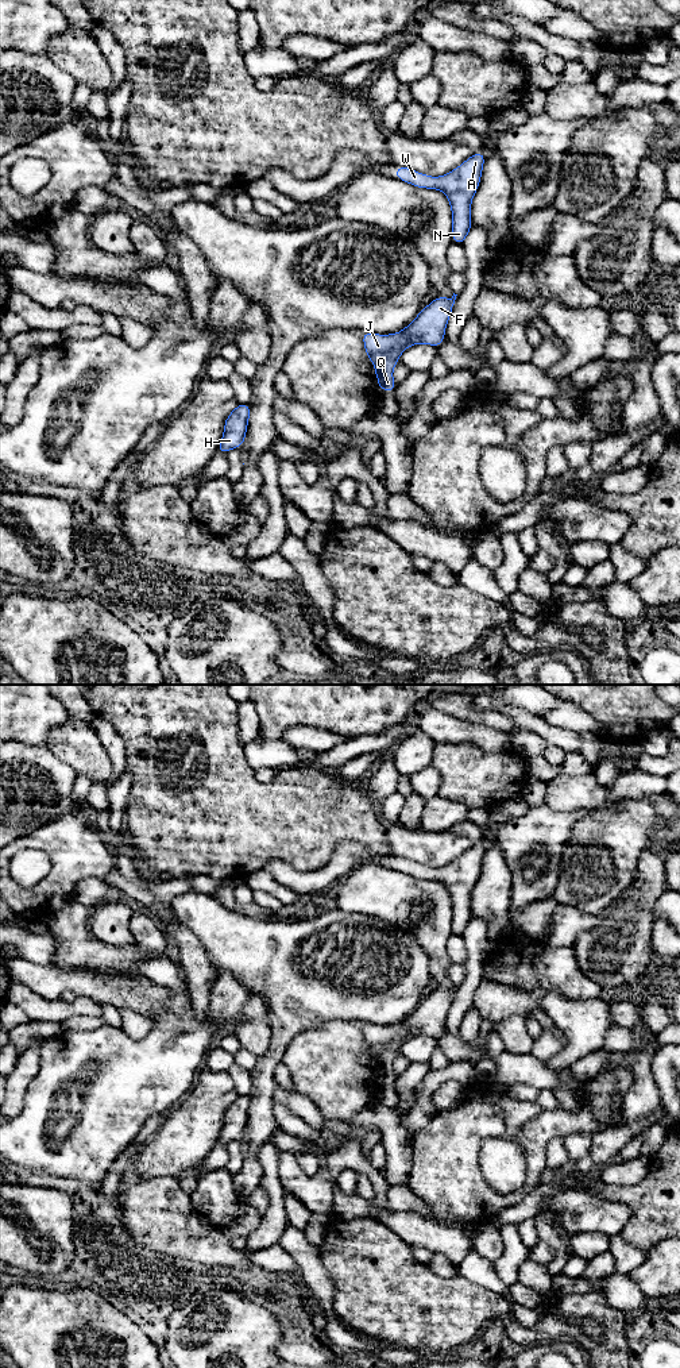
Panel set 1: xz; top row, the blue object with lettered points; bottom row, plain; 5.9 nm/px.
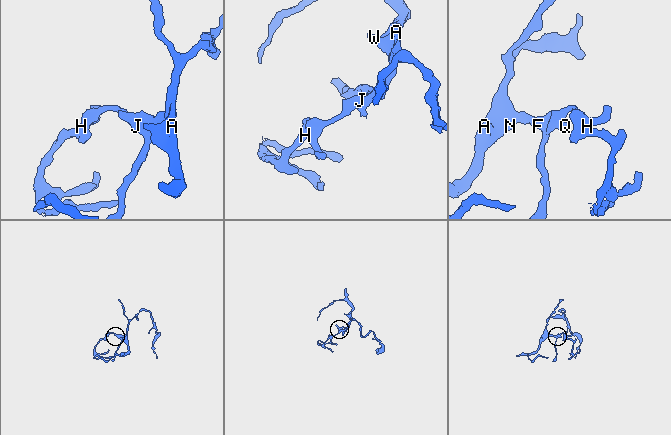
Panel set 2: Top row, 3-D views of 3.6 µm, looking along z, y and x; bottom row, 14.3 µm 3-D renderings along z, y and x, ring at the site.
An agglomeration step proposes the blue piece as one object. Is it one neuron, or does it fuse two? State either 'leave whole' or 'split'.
leave whole

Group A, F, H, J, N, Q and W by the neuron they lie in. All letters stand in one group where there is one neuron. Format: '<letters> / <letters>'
A F H J N Q W

